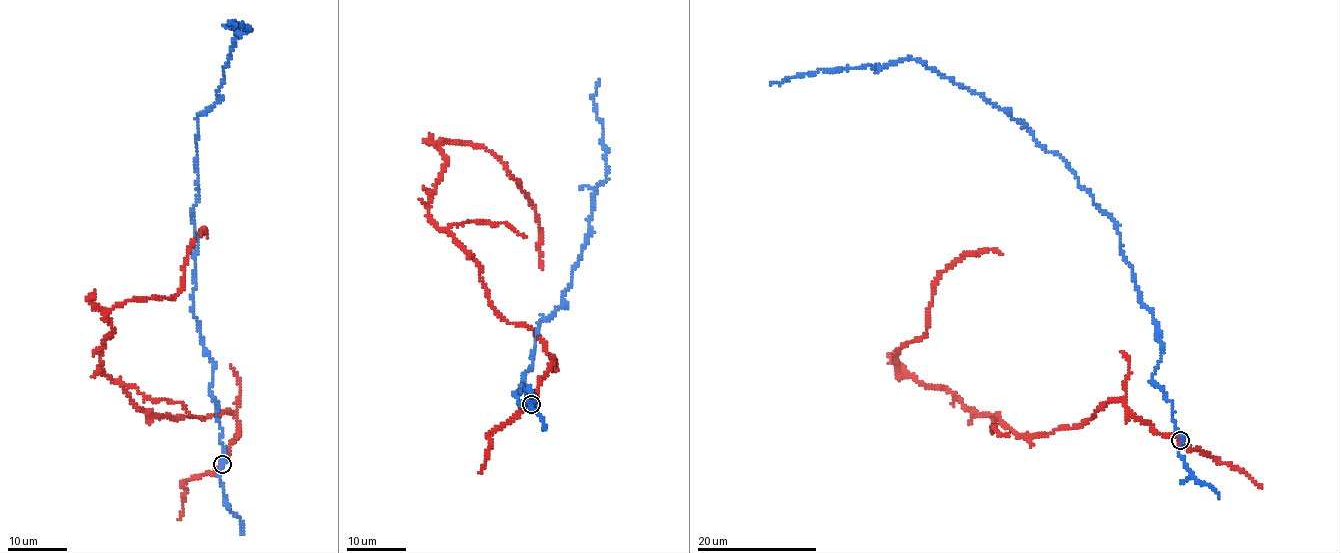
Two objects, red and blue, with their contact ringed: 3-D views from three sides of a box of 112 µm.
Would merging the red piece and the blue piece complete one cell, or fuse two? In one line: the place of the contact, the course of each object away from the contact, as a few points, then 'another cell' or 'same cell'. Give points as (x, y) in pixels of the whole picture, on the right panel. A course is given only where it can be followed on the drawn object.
(1180, 440) | red via (1180, 440), (1120, 400), (1020, 437), (900, 377), (897, 349), (925, 334), (943, 272), (1002, 255) | blue via (1180, 440), (1173, 405), (1152, 381), (1157, 323), (1116, 222), (1061, 157), (917, 59), (818, 68), (771, 84) | another cell

